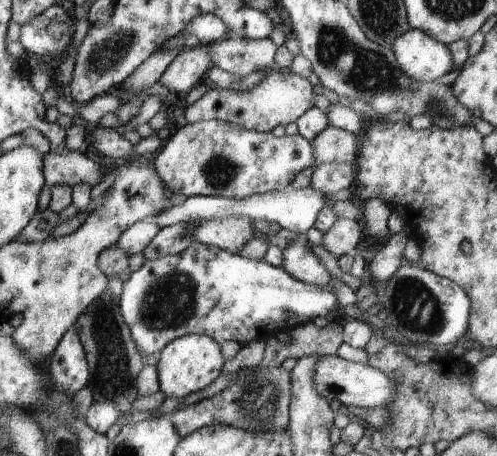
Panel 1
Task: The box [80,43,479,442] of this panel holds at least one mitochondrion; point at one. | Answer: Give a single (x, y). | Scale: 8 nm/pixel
(170, 302)

